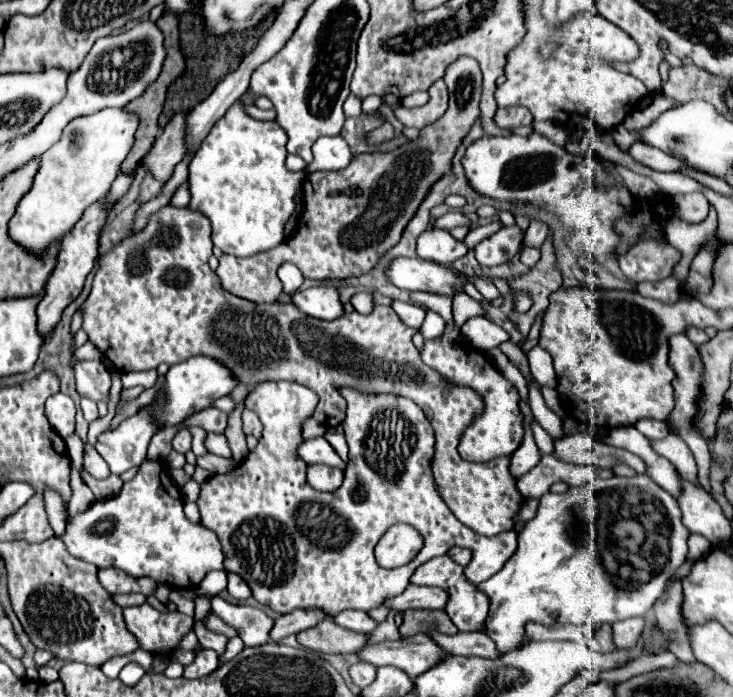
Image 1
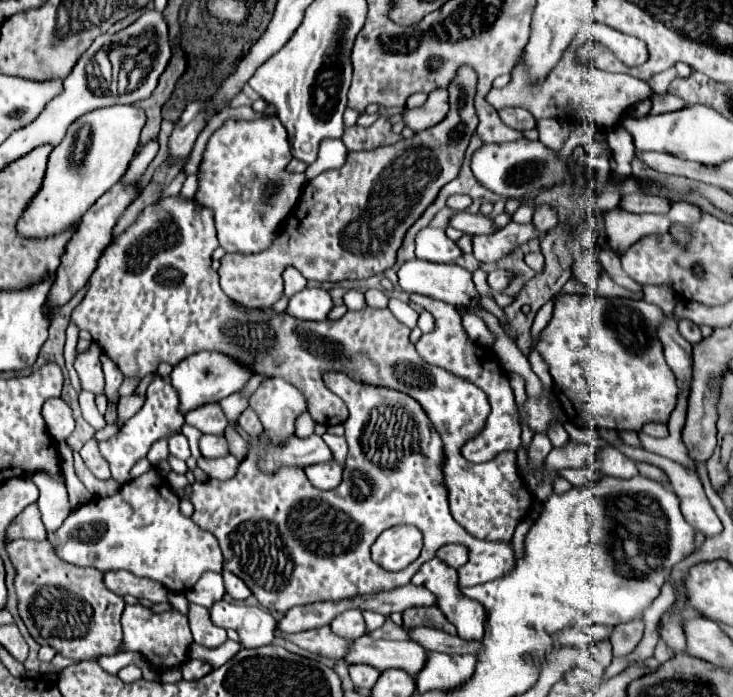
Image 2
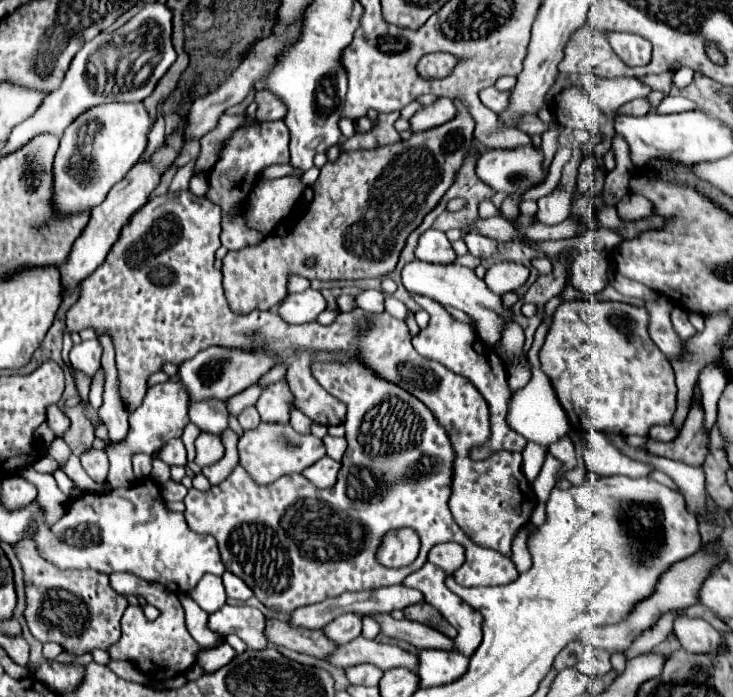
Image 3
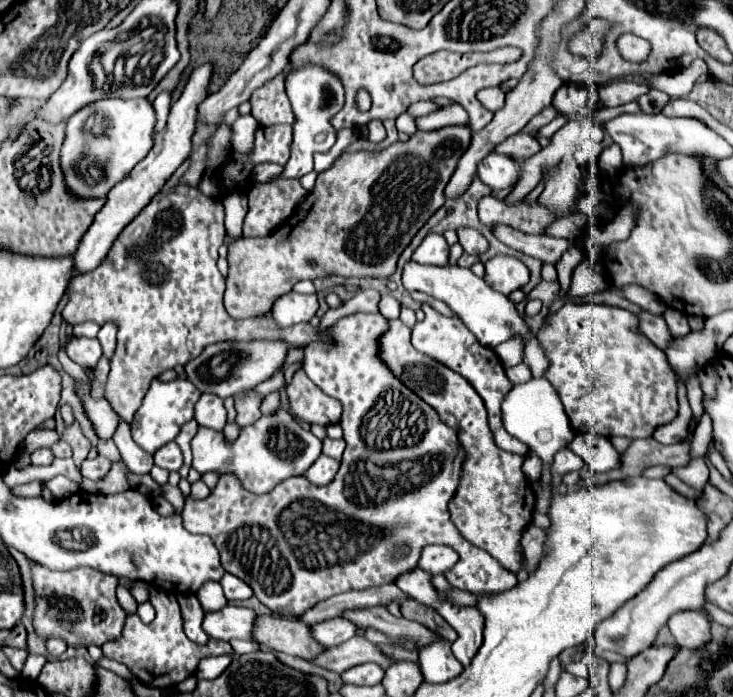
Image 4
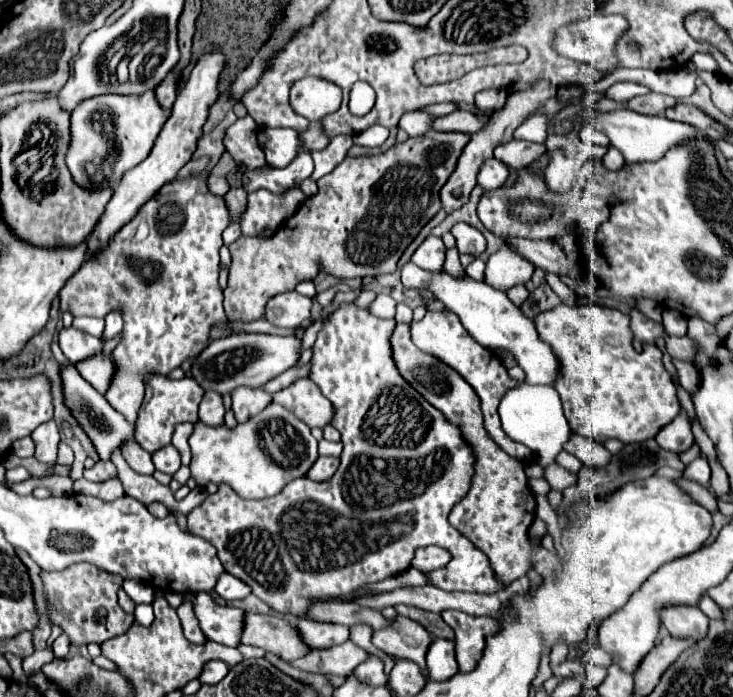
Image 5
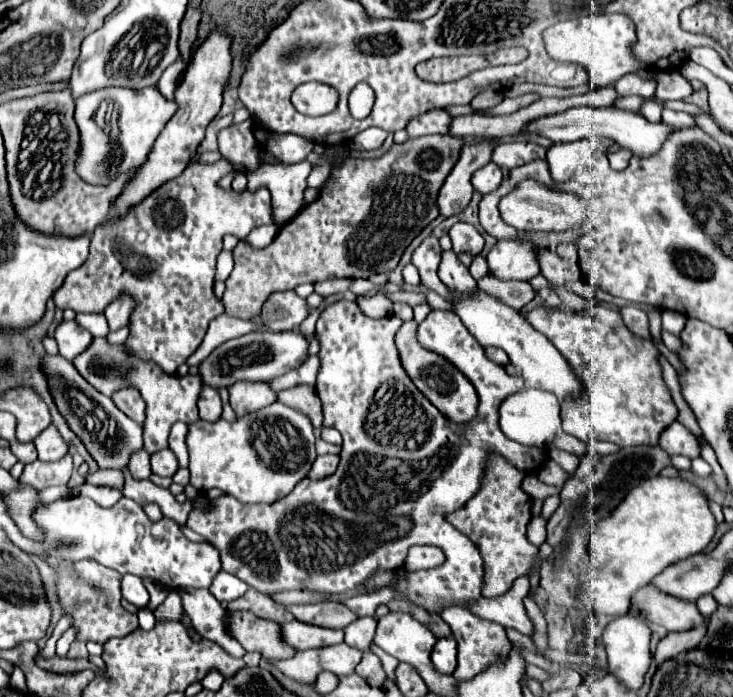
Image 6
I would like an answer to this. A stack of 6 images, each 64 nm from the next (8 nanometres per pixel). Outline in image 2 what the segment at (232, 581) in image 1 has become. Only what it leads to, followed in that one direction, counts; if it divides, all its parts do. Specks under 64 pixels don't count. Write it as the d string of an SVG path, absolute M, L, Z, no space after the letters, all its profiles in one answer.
M224 570L222 572L222 576L224 576L224 586L226 586L226 592L234 598L234 600L246 600L252 592L250 592L250 588L236 576L236 574L232 574L232 572L228 572L228 570Z

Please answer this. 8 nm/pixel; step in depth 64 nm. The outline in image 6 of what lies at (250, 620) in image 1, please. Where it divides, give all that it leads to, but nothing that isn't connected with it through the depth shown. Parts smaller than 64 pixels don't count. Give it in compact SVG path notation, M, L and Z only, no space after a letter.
M184 588L180 590L184 612L190 616L196 632L222 646L232 656L244 656L244 648L238 644L238 640L230 638L230 632L226 632L224 618L228 616L228 608L224 608L210 590L192 590Z

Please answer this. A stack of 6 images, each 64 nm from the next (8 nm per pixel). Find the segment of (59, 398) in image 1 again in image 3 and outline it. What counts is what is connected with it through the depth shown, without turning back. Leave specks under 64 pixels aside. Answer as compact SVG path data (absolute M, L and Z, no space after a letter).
M52 404L46 410L46 422L48 422L48 426L54 430L54 434L58 438L62 438L70 430L70 418L64 414L62 408L58 408L58 404Z

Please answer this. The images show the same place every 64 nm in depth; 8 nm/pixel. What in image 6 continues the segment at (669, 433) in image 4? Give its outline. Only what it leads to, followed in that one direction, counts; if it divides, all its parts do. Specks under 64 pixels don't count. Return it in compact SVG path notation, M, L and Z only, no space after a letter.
M670 424L662 436L660 436L660 442L658 442L670 456L674 454L684 454L688 458L696 458L700 456L698 452L698 440L696 436L684 426L684 424Z

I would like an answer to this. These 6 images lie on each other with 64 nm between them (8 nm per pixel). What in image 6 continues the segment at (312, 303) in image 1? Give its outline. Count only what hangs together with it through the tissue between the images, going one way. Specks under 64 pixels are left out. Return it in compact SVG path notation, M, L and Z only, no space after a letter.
M294 290L288 292L274 292L262 308L262 324L272 332L284 332L284 330L296 330L306 316L310 314L308 304L304 298L300 298Z

